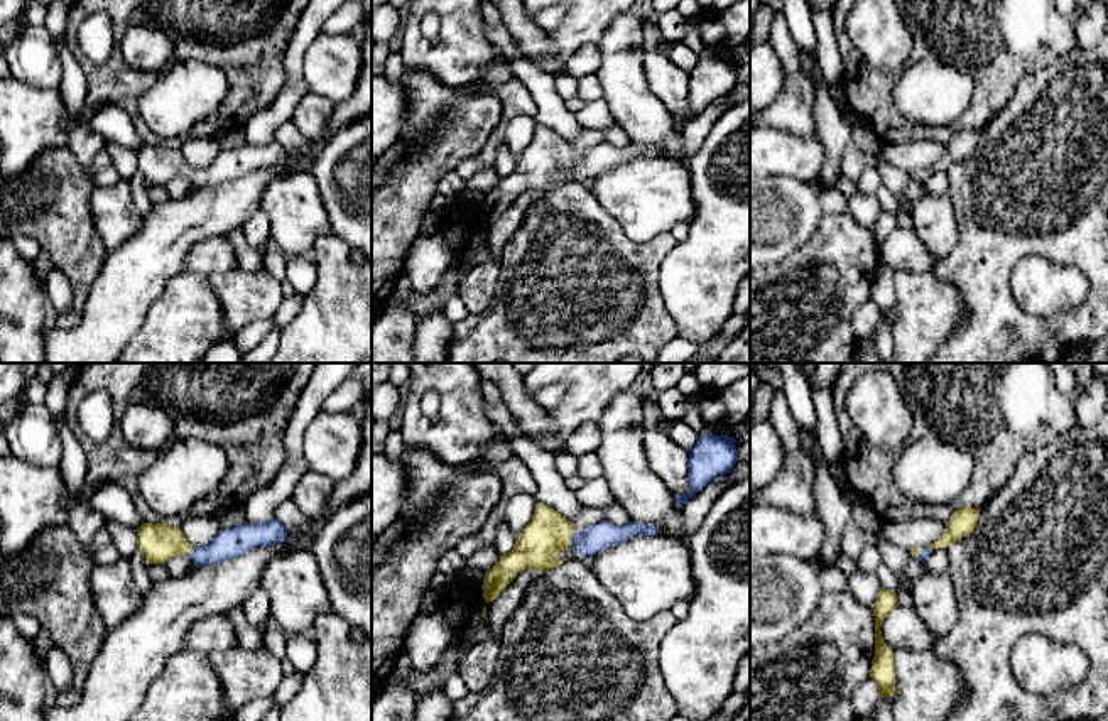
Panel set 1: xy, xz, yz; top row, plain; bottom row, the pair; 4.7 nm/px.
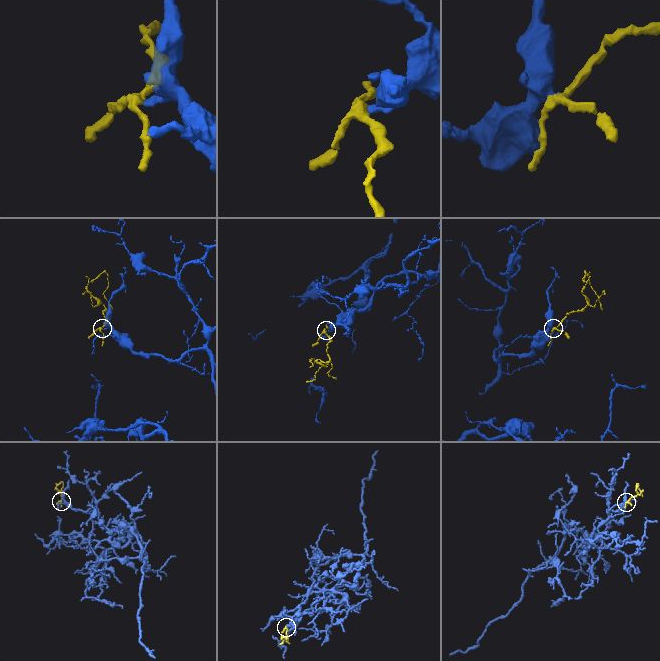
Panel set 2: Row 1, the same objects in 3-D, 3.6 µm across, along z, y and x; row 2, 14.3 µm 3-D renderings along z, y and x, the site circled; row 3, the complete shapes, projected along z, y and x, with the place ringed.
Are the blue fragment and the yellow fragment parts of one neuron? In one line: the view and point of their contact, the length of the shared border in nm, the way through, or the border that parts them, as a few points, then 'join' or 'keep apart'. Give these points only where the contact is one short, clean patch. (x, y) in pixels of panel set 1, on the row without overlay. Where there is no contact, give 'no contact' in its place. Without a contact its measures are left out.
contact xz (571, 159); length 80 nm; way xz (602, 157), (571, 159), (548, 154); join

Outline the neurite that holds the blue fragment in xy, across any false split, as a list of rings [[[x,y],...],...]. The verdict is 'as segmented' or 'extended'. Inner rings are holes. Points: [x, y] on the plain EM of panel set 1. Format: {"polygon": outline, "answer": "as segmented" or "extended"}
{"polygon": [[[275,140],[262,145],[243,145],[221,150],[204,169],[193,169],[179,147],[142,145],[137,150],[137,171],[145,186],[166,186],[179,176],[189,176],[196,189],[220,186],[235,181],[257,169],[277,167],[285,162],[289,149]]], "answer": "extended"}

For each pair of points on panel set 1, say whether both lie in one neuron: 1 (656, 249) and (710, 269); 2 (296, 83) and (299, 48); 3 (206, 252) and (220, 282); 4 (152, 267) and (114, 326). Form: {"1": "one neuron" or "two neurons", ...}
{"1": "two neurons", "2": "one neuron", "3": "two neurons", "4": "one neuron"}

